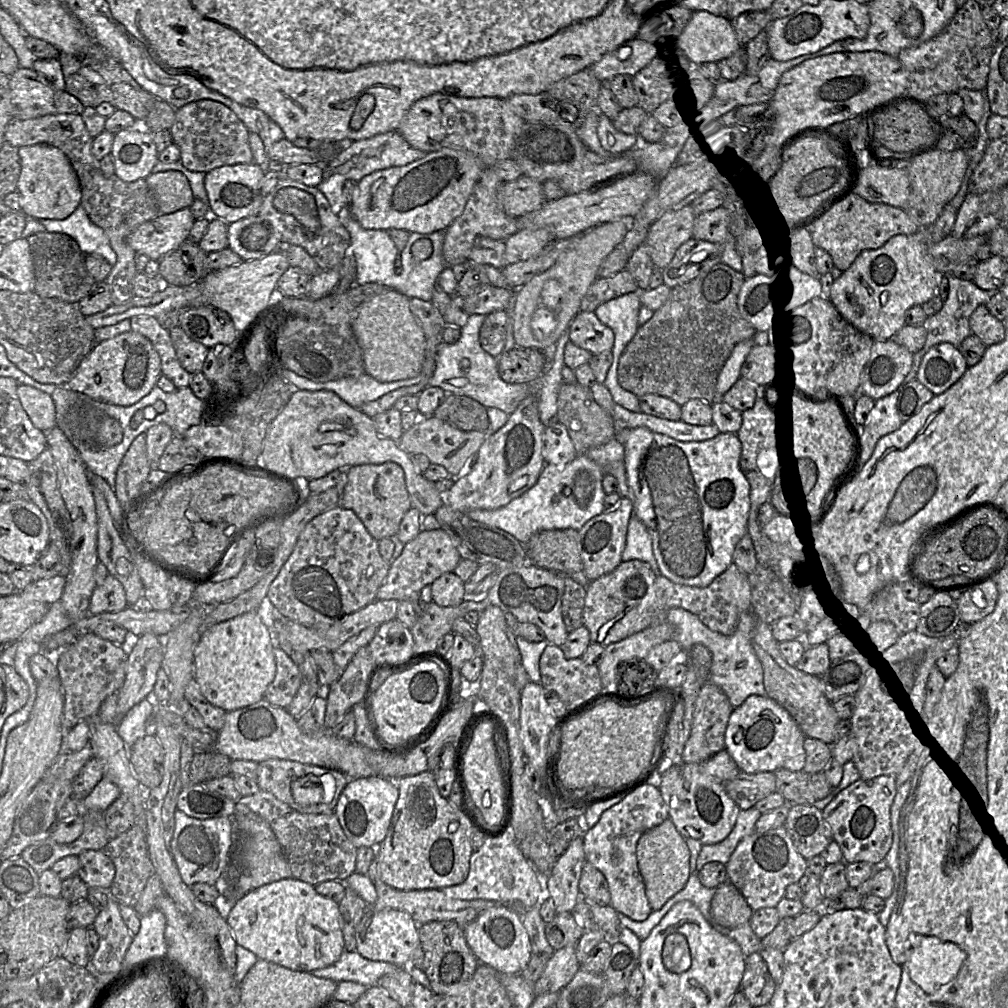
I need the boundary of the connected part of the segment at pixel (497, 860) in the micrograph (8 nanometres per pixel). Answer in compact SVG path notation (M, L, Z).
M511 826L501 836L485 839L479 850L472 853L467 878L459 885L441 889L448 897L456 900L487 900L496 903L515 903L516 914L523 916L526 909L542 904L540 875L523 856L516 845Z

